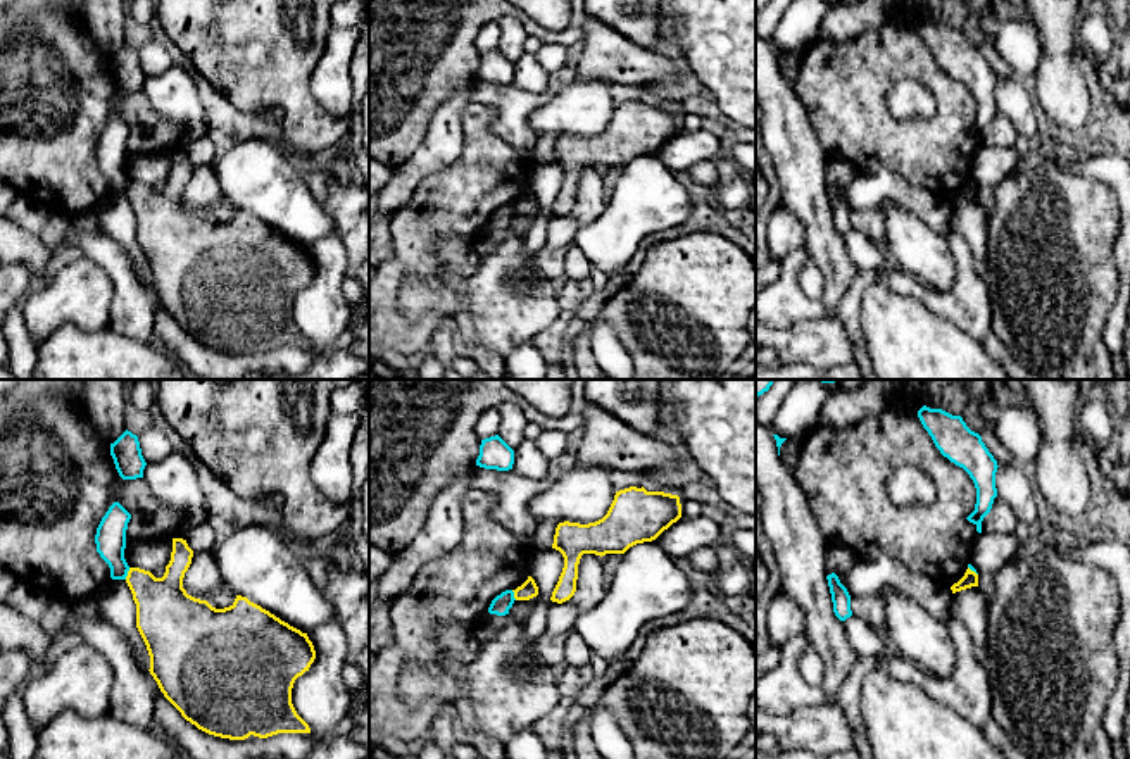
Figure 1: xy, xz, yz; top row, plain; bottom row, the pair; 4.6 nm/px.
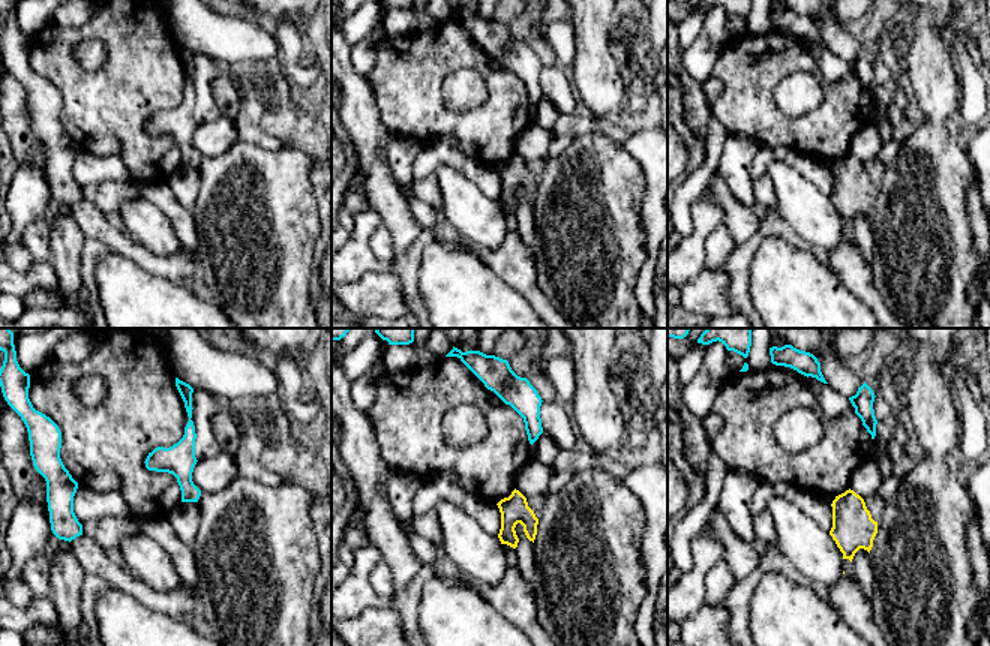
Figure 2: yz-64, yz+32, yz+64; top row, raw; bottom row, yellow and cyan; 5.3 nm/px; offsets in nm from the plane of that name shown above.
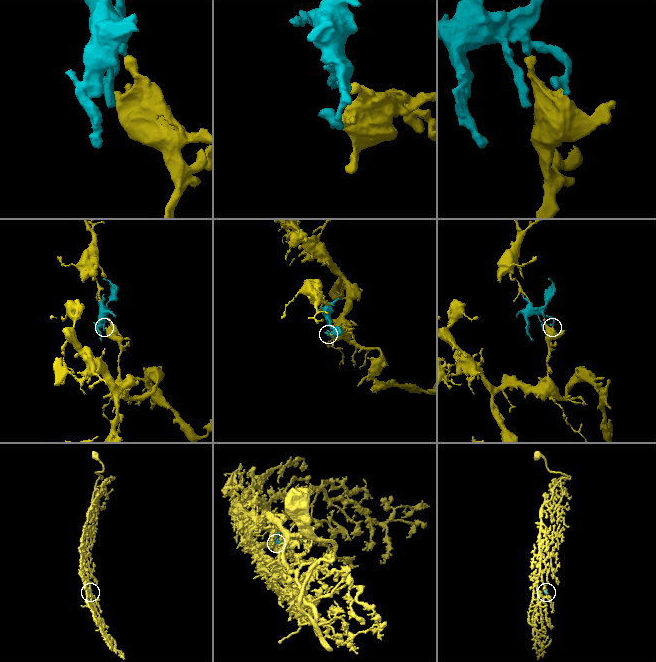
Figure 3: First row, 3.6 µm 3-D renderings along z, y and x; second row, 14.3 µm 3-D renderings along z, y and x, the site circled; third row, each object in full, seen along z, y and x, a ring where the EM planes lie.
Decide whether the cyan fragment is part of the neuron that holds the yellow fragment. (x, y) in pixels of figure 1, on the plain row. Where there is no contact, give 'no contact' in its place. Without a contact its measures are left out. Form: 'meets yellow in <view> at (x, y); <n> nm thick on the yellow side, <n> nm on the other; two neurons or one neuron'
meets yellow in xy at (128, 187); 280 nm thick on the yellow side, 140 nm on the other; two neurons

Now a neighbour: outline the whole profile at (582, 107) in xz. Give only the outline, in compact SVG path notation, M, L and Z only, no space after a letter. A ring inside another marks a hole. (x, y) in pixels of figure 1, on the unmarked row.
M573 76L542 107L530 114L530 126L537 136L580 136L602 133L616 109L611 83L602 79L578 79Z

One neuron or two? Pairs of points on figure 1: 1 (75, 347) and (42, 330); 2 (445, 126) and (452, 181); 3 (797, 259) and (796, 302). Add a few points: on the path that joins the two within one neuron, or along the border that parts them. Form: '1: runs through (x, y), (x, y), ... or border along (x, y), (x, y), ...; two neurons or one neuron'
1: border along (90, 330), (61, 325), (37, 345); two neurons
2: border along (461, 123), (461, 154), (416, 185); two neurons
3: runs through (790, 269), (790, 292); one neuron

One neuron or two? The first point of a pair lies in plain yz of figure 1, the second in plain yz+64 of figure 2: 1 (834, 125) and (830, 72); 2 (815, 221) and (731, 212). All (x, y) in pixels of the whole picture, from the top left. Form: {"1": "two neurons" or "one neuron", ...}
{"1": "two neurons", "2": "one neuron"}

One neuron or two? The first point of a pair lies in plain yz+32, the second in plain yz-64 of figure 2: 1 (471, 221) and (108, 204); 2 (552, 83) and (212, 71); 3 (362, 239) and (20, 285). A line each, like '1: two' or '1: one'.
1: two
2: two
3: one

